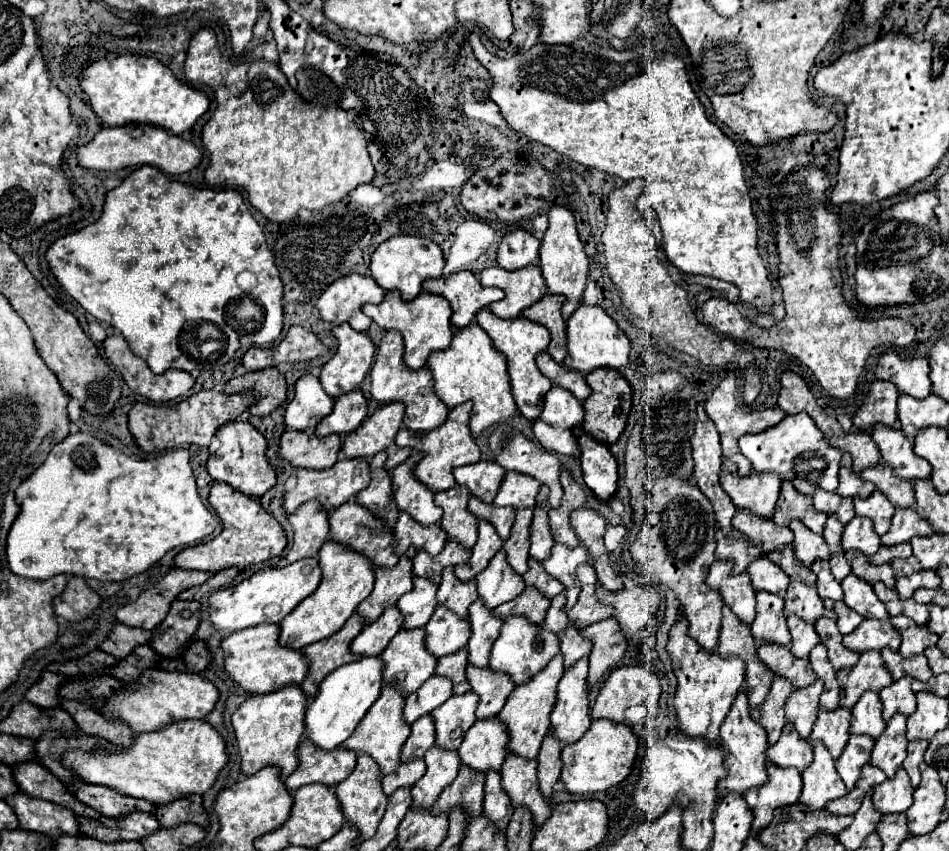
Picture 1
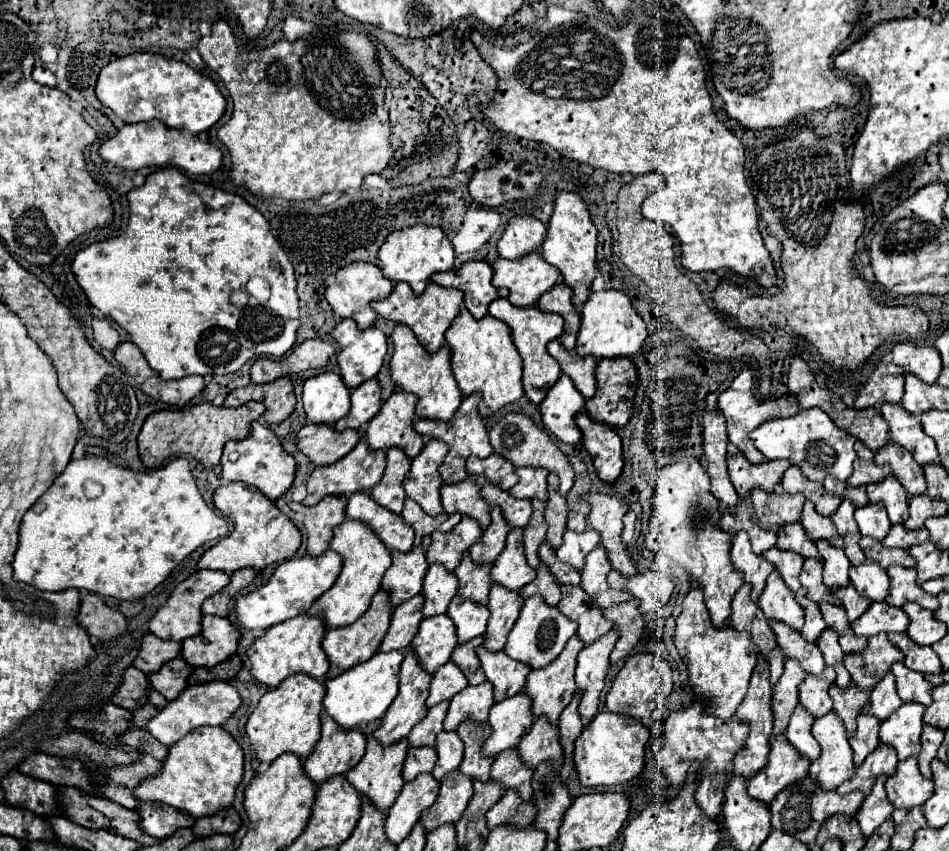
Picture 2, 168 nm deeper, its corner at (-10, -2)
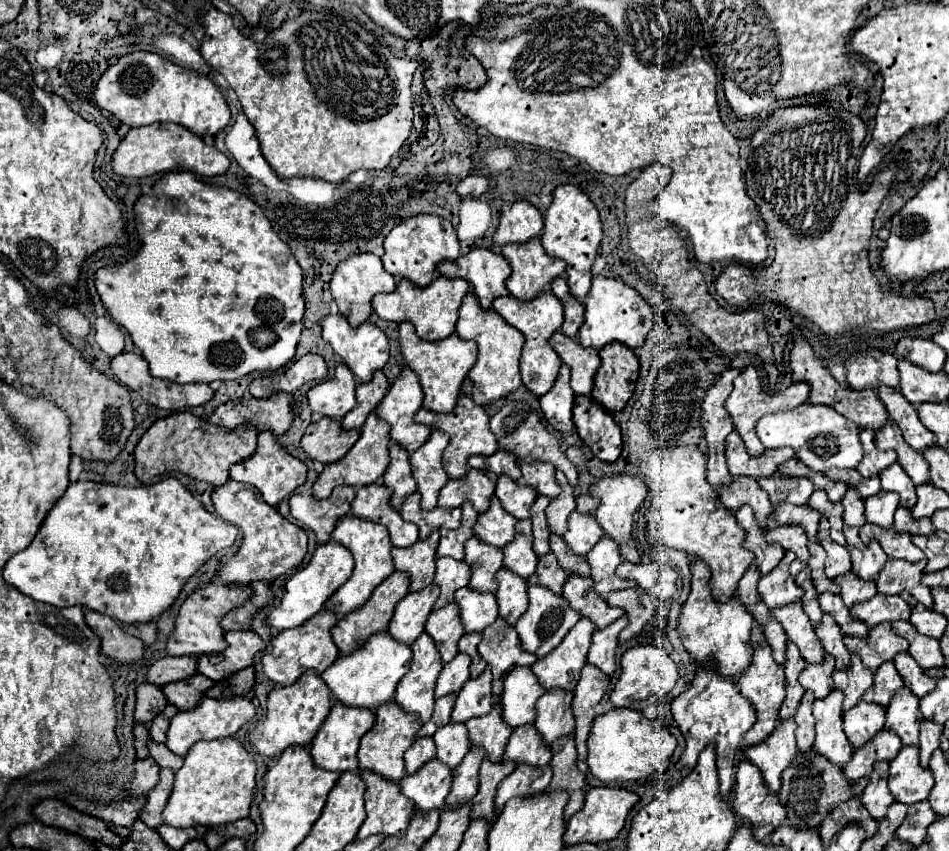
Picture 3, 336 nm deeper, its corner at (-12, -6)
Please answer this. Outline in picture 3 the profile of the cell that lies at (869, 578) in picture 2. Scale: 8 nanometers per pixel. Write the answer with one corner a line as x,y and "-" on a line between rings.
871,542
863,550
853,550
851,546
847,548
853,562
853,574
857,574
863,580
875,582
879,578
879,572
887,564
887,554
881,550
881,546
877,546
877,542

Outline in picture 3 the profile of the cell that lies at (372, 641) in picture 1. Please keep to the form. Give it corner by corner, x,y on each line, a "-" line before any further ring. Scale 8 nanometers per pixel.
429,584
419,592
409,592
395,608
395,614
389,624
389,634
405,644
411,646
423,634
423,626
431,614
433,602
437,600
437,586

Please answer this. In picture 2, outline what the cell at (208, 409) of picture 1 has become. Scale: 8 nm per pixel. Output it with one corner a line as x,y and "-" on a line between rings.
203,402
185,410
159,410
145,420
139,432
139,458
145,468
159,468
177,454
191,454
205,468
213,468
221,460
225,442
247,438
251,434
251,422
259,420
263,412
265,406
259,402
247,402
239,408
217,408

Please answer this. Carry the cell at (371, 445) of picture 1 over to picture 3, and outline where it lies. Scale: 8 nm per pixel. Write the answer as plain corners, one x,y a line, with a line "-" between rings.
403,368
395,384
389,388
387,396
375,408
377,418
385,420
391,426
391,440
403,446
409,454
415,452
421,444
425,444
431,434
431,428
413,422
413,416
417,414
421,404
423,390
419,386
419,378
409,372
409,368

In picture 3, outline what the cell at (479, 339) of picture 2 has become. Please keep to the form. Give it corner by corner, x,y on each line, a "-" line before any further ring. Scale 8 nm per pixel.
469,292
459,308
457,336
461,340
473,340
477,344
477,362
469,372
469,380
473,382
473,402
479,406
487,406
499,398
509,396
521,386
519,376
519,356
523,348
523,334
509,326
495,310
481,310
477,306
475,294

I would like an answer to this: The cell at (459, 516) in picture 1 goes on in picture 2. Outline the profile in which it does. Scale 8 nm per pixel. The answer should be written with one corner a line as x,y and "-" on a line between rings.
467,476
465,480
457,482
457,484
443,484
441,486
441,504
445,508
445,512
459,512
459,514
467,514
471,518
475,518
481,528
485,530
489,526
489,510
491,506
487,506
487,502
483,502
479,490
485,486
487,478
483,476

